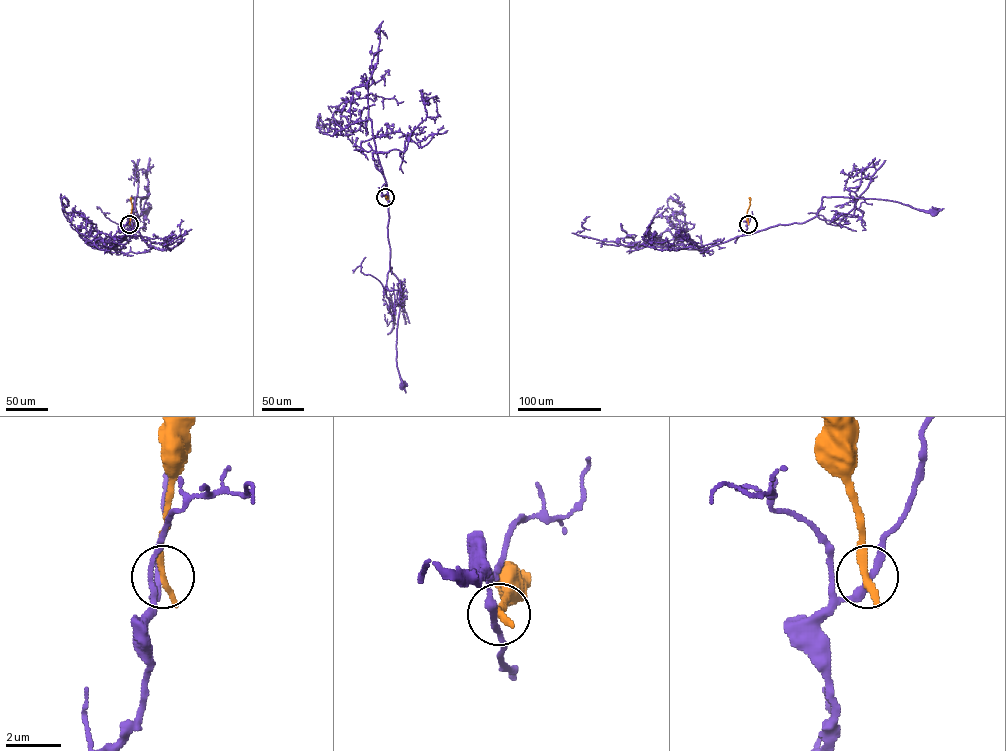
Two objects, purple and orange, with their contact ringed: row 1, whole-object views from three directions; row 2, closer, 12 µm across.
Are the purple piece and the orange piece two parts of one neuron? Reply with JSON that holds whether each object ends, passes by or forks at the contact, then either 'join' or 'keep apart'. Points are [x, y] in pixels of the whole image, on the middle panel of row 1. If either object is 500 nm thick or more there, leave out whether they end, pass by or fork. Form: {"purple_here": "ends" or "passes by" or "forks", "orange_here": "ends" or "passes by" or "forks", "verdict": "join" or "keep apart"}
{"purple_here": "passes by", "orange_here": "ends", "verdict": "keep apart"}

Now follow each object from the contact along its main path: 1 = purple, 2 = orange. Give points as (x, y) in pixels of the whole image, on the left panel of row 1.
1: (129, 224), (125, 236), (128, 242), (134, 223), (136, 196), (146, 197), (140, 202), (141, 209), (146, 211)
2: (129, 224), (131, 197)

